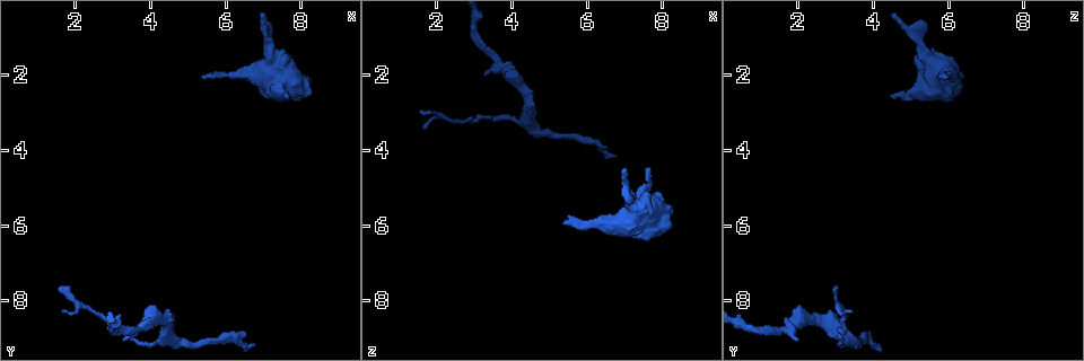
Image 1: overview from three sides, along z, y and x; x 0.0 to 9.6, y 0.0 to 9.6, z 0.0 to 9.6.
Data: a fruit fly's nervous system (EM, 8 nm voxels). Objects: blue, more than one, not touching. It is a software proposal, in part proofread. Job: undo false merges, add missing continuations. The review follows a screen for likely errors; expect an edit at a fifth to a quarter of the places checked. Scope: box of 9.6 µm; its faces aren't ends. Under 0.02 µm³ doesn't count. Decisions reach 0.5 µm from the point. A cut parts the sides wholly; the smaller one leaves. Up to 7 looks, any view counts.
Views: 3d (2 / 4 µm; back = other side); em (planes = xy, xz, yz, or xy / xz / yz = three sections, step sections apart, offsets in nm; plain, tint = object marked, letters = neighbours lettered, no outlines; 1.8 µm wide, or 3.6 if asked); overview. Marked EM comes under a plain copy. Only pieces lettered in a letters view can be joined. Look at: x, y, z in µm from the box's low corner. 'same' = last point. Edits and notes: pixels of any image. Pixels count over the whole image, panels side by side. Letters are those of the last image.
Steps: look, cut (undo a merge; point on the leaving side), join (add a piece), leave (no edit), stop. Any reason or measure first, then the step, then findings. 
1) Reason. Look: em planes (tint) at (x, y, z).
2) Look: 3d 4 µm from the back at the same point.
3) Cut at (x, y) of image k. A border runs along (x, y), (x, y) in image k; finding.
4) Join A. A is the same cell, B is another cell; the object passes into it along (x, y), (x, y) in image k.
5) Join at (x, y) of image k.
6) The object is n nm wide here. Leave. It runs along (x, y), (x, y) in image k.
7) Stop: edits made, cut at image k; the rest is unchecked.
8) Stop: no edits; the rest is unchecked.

Sudden change in width. Look: em xy step 8 (letters) at (3.65, 8.80, 1.70).

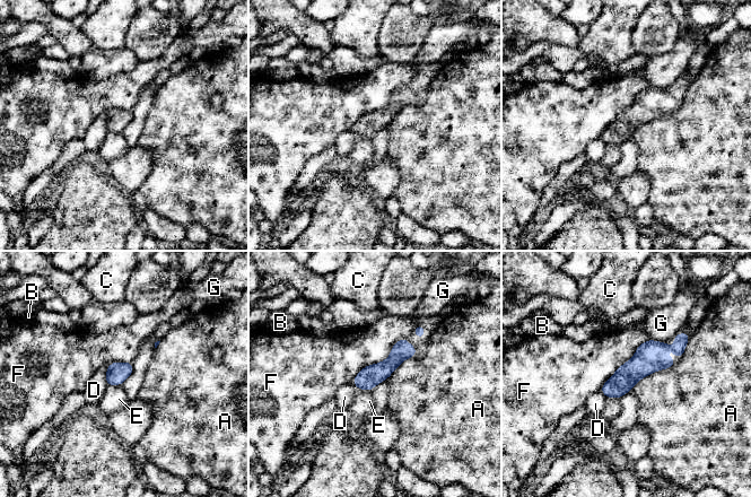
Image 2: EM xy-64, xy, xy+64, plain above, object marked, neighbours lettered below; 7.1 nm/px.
Leave. A, B, C, D, E, F and G are other cells; it runs along (683, 340), (604, 390) in image 2; one neuron here.

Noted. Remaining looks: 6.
Free end. Look: 3d 4 µm at (7.10, 0.70, 5.40).

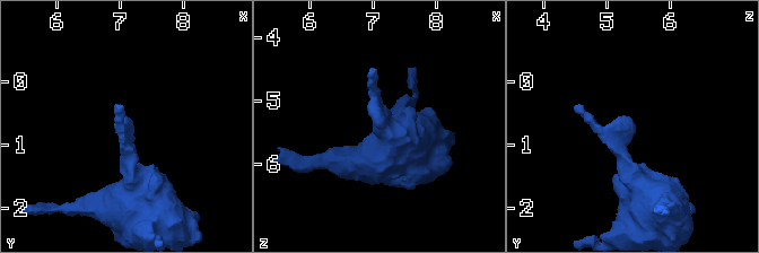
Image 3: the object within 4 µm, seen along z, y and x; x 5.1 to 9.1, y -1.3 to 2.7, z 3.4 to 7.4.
Look: em xy step 16 (letters) at (7.05, 0.60, 5.40).

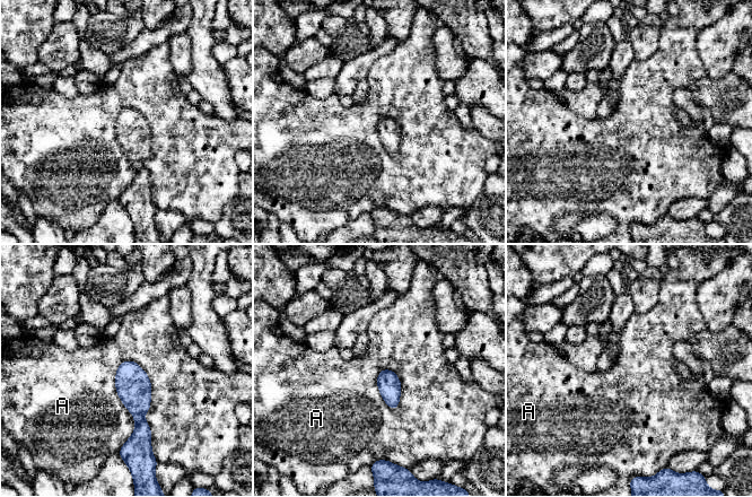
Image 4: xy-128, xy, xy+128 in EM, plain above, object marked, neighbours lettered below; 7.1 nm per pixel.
Look: em planes (letters) at the same point.

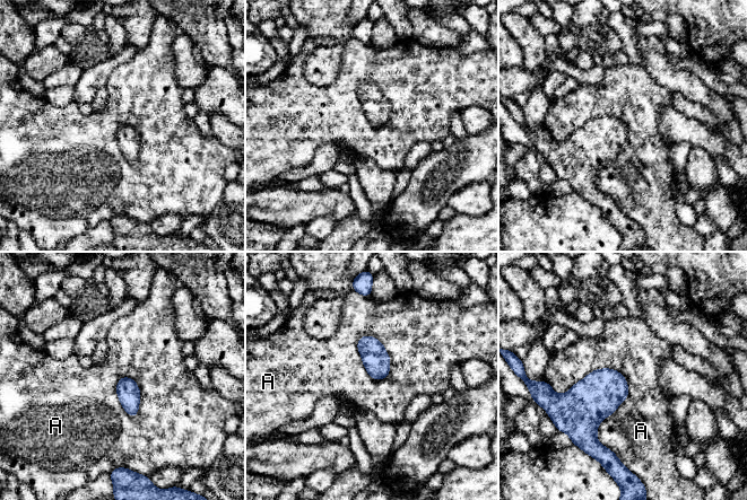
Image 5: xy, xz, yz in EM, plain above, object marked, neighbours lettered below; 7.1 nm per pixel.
Leave. A is another cell; a border runs along (547, 382), (617, 456) in image 5; none of them fits.

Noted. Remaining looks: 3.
Look: em xy step 8 (tint) at (5.35, 2.10, 5.90).

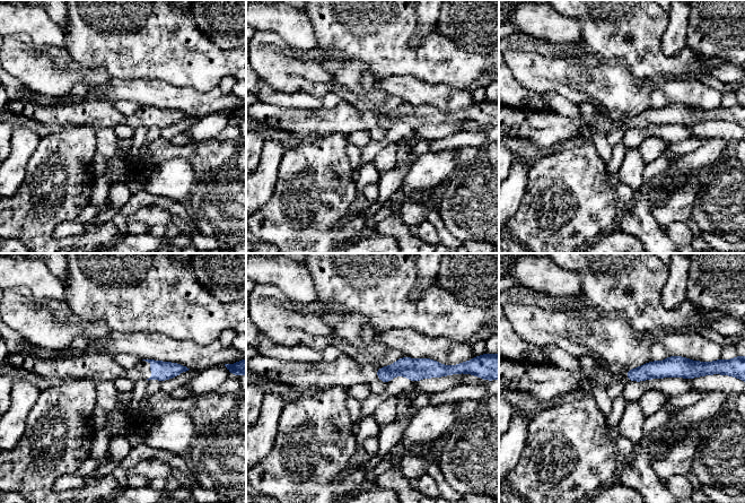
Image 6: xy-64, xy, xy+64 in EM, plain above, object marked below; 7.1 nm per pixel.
Look: em planes (letters) at the same point.

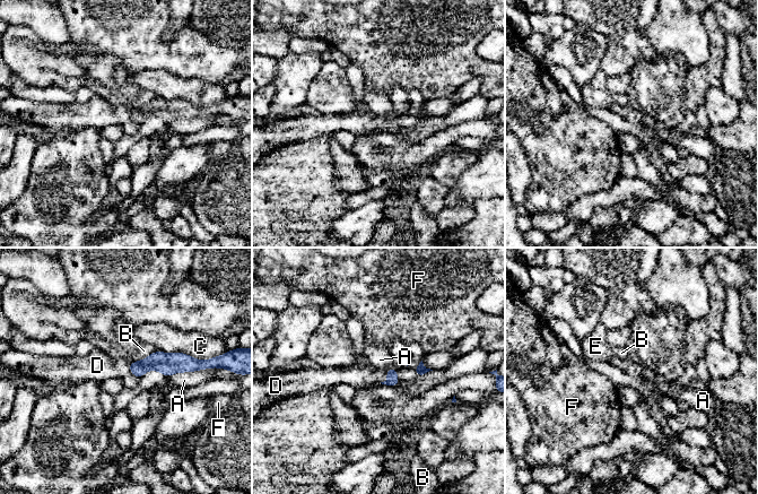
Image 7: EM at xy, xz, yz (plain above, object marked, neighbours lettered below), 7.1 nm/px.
The longest contact is with C, 340 nm. Join D. D is the same cell, A, B, C, E and F are other cells; it goes on there.

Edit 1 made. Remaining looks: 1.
Stop: edits made, join at image 7; the rest is unchecked.

